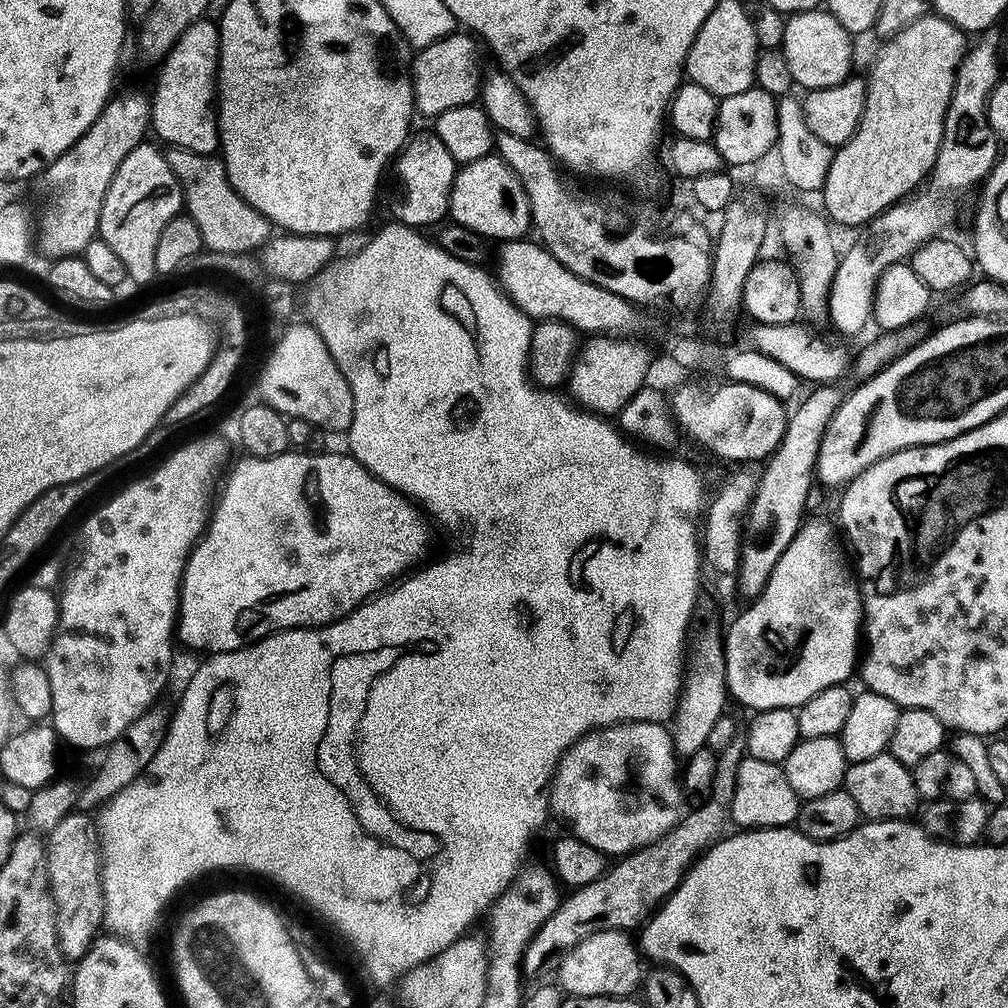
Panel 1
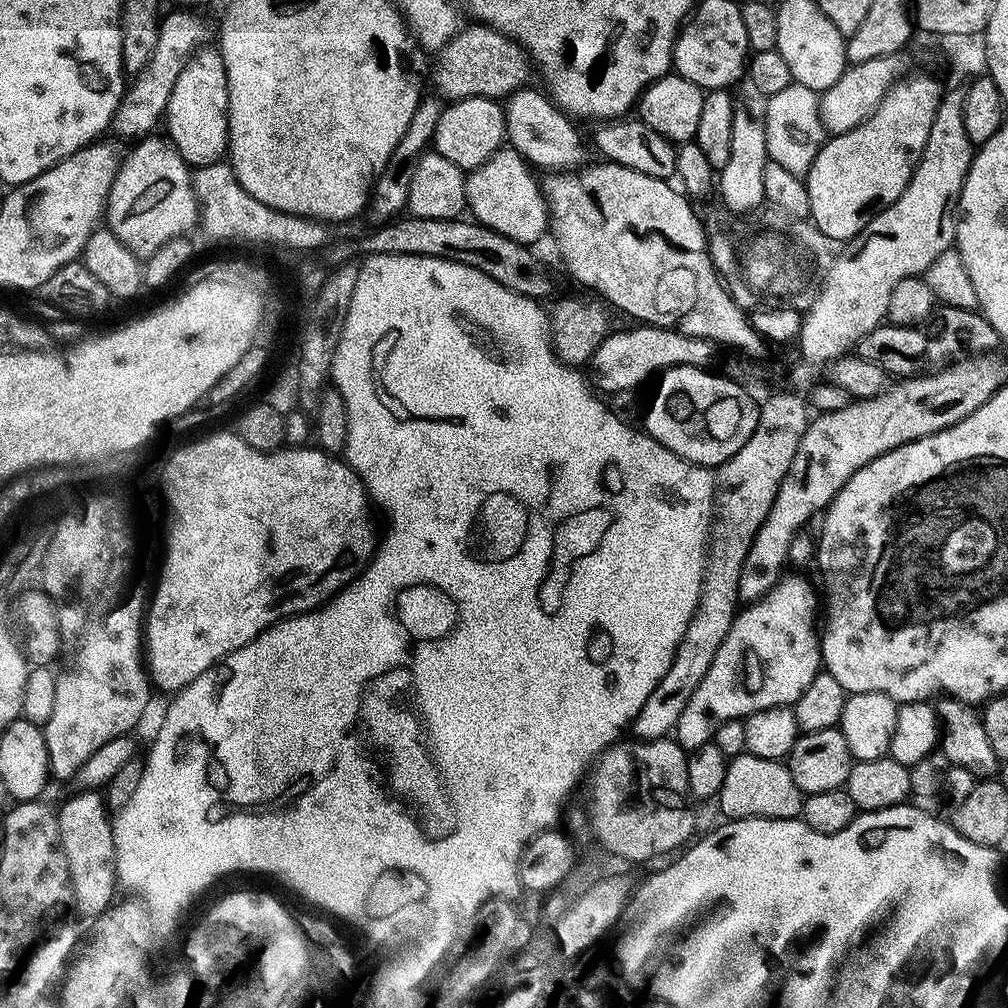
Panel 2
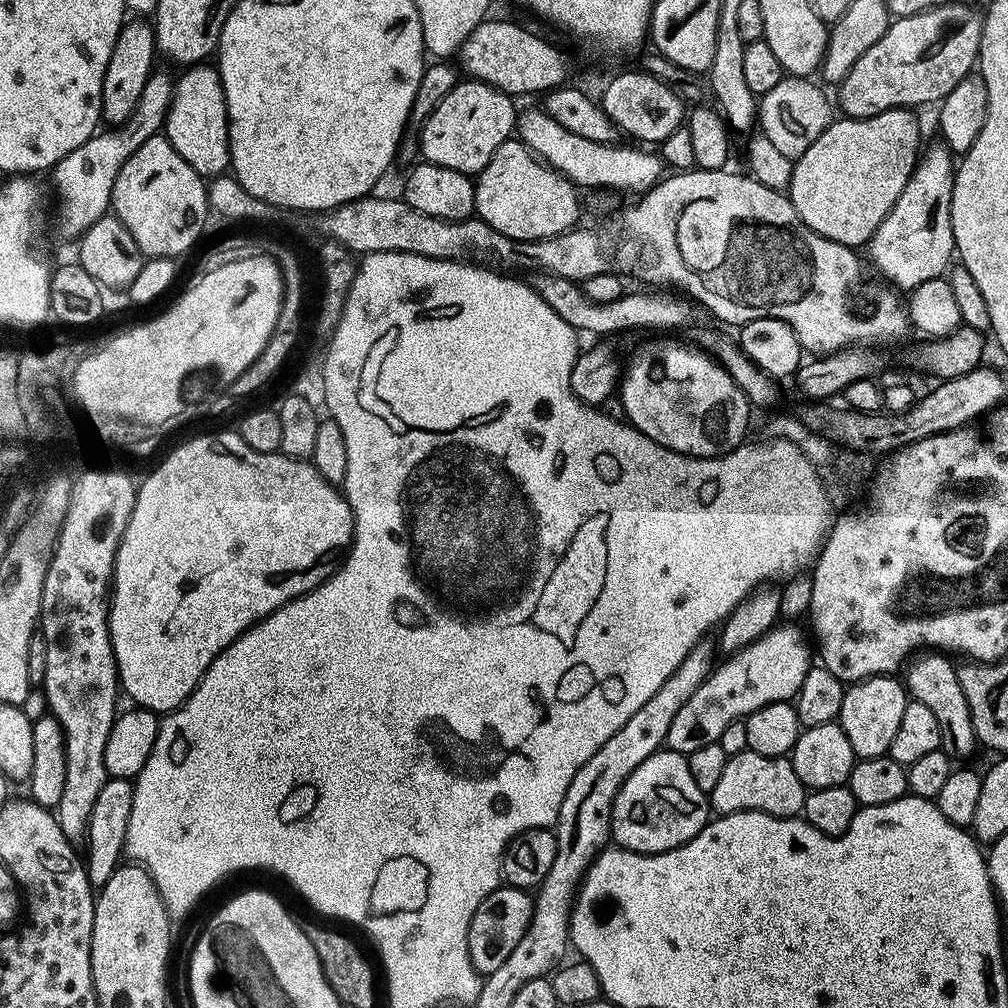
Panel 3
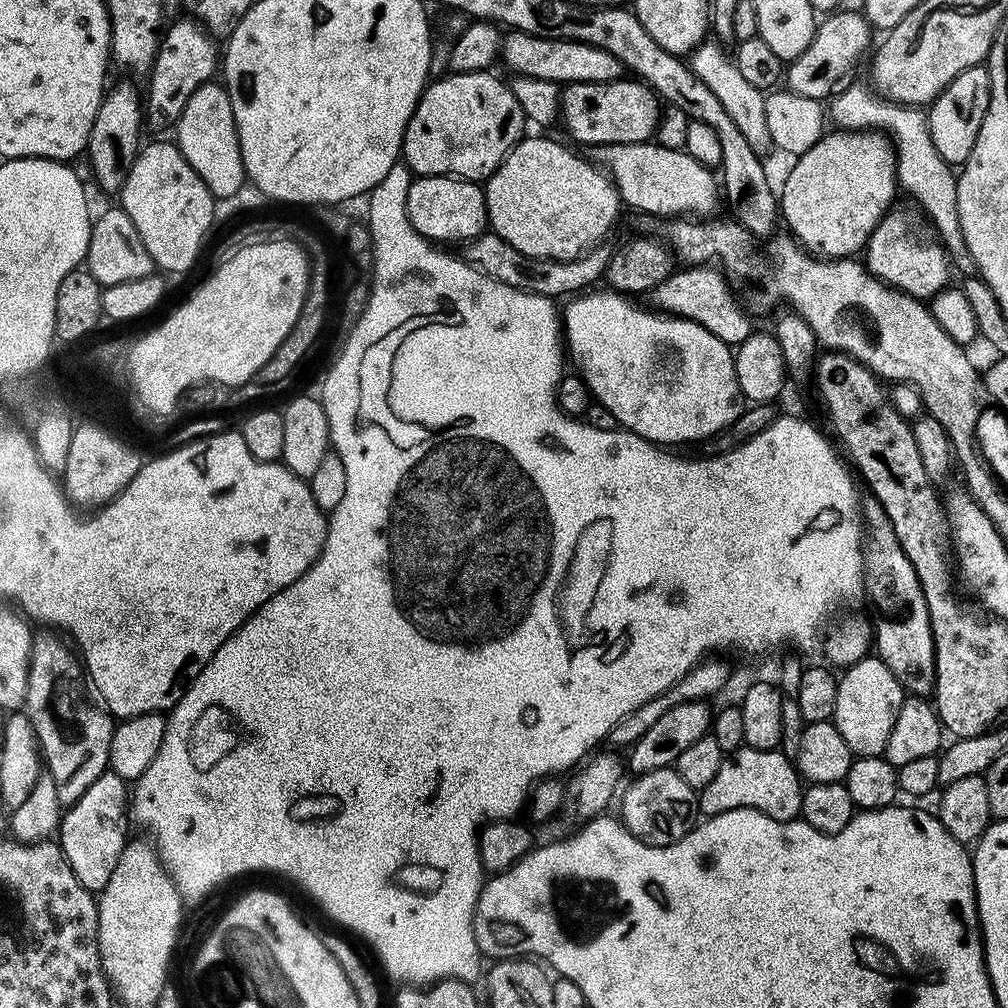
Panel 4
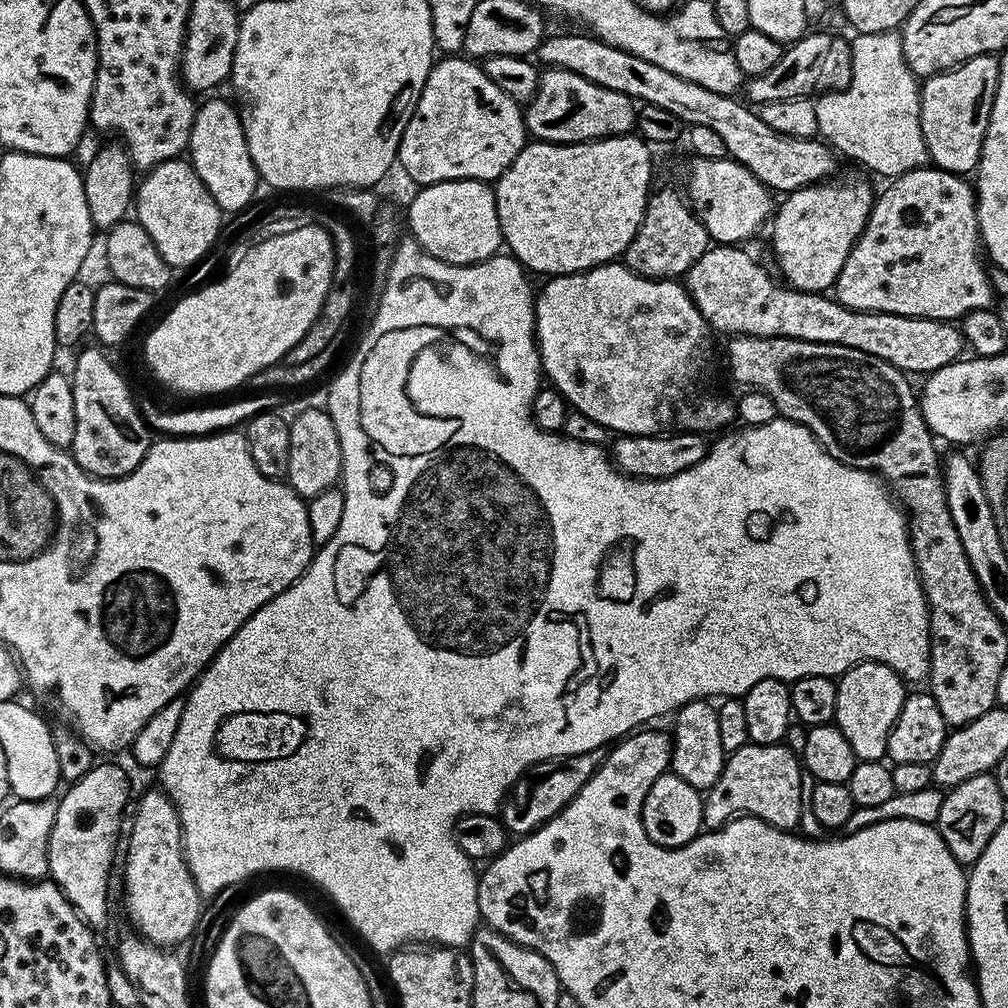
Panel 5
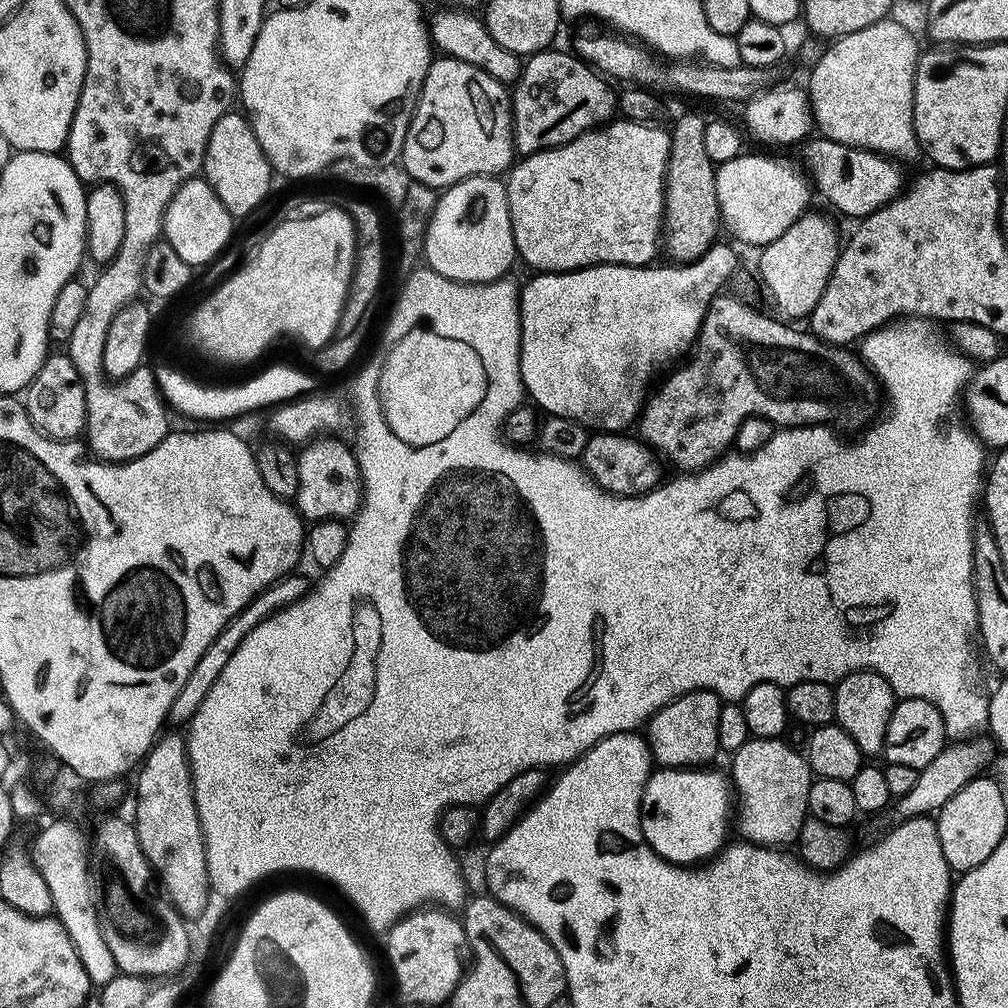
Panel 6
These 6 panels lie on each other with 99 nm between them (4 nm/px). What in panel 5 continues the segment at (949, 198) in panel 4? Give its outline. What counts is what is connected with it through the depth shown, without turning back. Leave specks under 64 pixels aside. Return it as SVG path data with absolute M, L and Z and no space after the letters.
M897 31L861 33L850 44L852 76L848 86L815 101L819 135L839 154L860 162L868 169L892 179L929 163L929 151L921 128L920 84L905 60L903 37Z

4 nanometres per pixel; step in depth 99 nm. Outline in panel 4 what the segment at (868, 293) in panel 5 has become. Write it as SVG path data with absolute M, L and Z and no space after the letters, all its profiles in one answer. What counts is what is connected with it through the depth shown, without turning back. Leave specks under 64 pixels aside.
M899 206L893 207L880 219L863 249L862 260L868 271L888 287L914 296L917 300L927 301L950 284L947 253L939 243L927 244L920 237L920 228L916 225L915 218Z

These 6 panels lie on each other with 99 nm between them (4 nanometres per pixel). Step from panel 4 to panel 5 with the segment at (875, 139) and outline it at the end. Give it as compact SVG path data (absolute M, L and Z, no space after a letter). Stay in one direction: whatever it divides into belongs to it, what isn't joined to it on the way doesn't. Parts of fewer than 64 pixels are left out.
M837 178L829 179L827 182L812 184L808 188L800 188L796 192L789 192L783 197L784 200L779 201L778 207L775 209L774 215L770 220L770 229L772 228L772 238L770 237L770 247L775 253L776 261L780 265L780 275L793 289L799 289L802 292L827 293L829 289L835 285L838 274L842 270L842 266L846 262L846 258L850 254L850 250L856 245L856 240L862 234L862 230L868 221L868 215L872 209L872 201L874 199L874 191L864 180L836 180Z

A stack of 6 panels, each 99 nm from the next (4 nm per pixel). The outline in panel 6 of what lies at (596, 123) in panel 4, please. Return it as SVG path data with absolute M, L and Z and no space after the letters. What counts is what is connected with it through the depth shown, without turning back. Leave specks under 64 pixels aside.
M545 50L535 52L523 61L520 79L510 92L512 102L512 142L521 157L540 152L543 148L556 148L570 142L574 137L593 128L601 127L613 119L618 112L618 96L607 79L571 51Z

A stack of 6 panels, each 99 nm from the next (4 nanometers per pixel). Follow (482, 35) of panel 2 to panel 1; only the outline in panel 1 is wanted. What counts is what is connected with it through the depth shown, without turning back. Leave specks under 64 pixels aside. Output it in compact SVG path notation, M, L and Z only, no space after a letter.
M457 30L452 35L419 49L412 58L412 103L415 111L429 118L446 110L476 104L482 83L480 48L475 35Z

